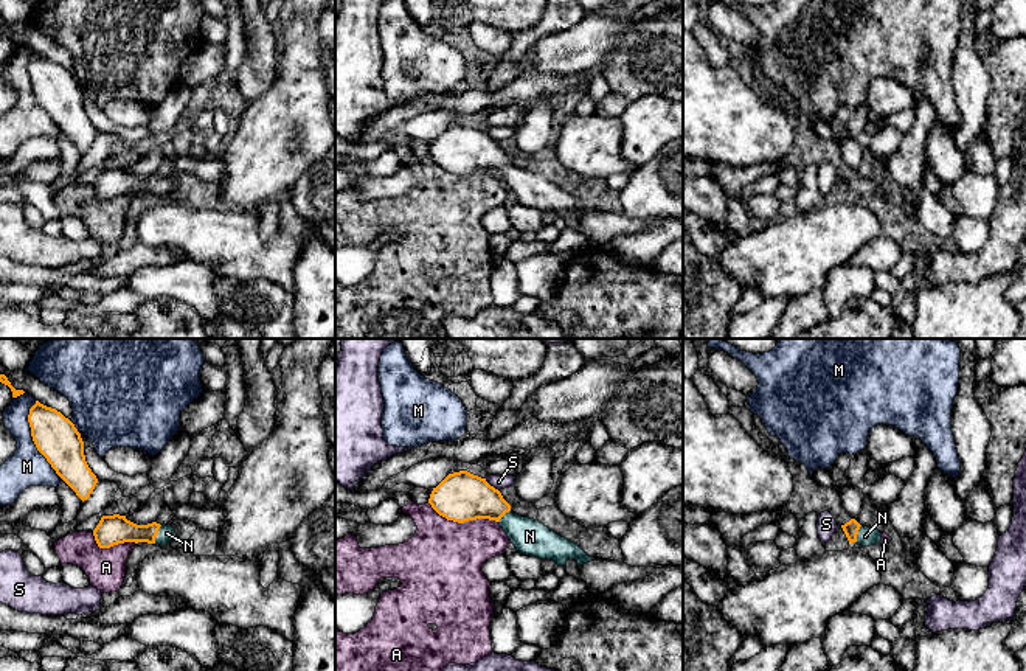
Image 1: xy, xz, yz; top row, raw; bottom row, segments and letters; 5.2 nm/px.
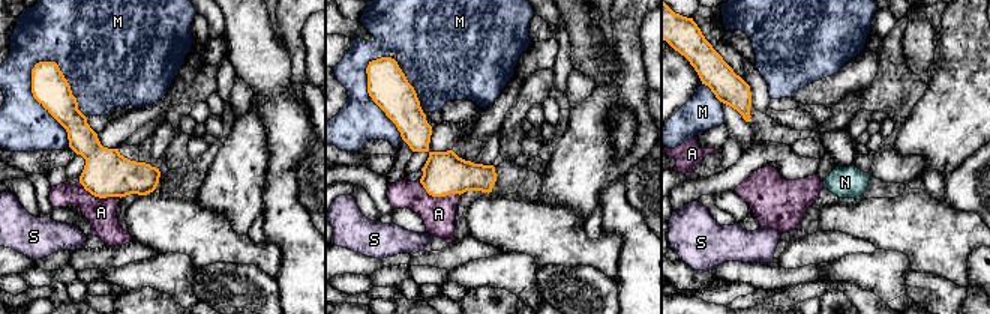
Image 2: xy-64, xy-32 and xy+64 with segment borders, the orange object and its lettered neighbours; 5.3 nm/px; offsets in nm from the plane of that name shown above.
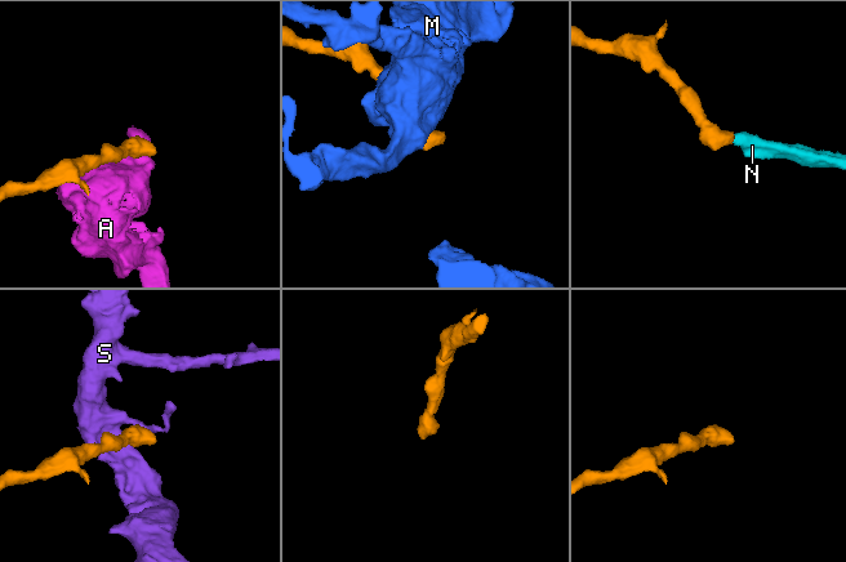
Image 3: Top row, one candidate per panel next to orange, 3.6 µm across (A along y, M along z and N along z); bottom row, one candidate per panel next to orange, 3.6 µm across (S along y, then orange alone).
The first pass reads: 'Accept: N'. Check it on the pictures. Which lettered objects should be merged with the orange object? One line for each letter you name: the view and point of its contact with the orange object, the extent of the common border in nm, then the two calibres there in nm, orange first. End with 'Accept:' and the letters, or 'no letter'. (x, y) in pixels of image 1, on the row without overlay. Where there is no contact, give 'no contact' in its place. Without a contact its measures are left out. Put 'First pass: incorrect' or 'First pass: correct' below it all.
N: contact xy (157, 185); length 100 nm; calibres 160 and 90 nm
Accept: N
First pass: correct

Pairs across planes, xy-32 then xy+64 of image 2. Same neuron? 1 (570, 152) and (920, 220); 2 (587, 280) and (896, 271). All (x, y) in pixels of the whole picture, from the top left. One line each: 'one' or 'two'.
1: two
2: two

